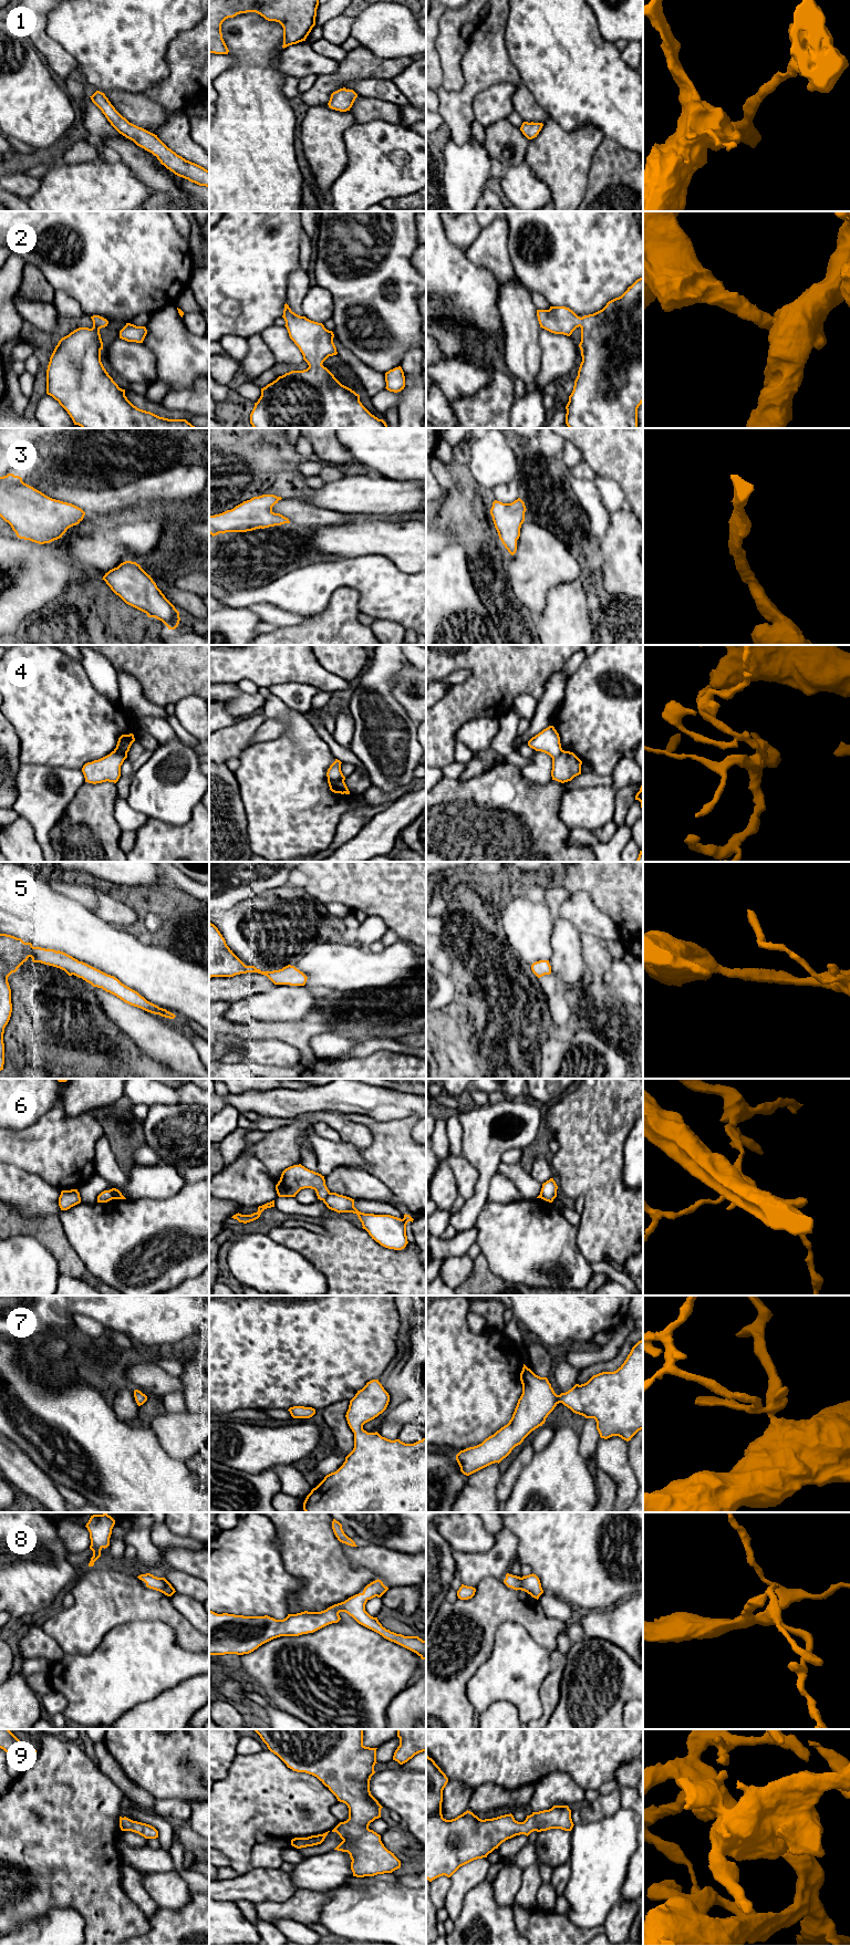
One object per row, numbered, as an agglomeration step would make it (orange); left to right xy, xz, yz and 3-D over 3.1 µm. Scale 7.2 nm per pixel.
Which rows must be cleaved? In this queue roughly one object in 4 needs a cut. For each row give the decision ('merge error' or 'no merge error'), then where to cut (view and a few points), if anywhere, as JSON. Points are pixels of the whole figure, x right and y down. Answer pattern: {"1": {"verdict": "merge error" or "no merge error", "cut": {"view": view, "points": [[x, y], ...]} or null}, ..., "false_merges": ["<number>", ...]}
{"1": {"verdict": "no merge error", "cut": null}, "2": {"verdict": "no merge error", "cut": null}, "3": {"verdict": "no merge error", "cut": null}, "4": {"verdict": "merge error", "cut": {"view": "xz", "points": [[328, 778], [343, 781]]}}, "5": {"verdict": "no merge error", "cut": null}, "6": {"verdict": "merge error", "cut": {"view": "xy", "points": [[109, 1190], [113, 1198]]}}, "7": {"verdict": "no merge error", "cut": null}, "8": {"verdict": "no merge error", "cut": null}, "9": {"verdict": "no merge error", "cut": null}, "false_merges": ["4", "6"]}

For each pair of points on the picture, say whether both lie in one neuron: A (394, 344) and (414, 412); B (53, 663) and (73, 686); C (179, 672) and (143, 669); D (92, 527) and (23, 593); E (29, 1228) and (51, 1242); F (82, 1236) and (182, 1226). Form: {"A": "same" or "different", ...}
{"A": "different", "B": "same", "C": "same", "D": "same", "E": "same", "F": "same"}

